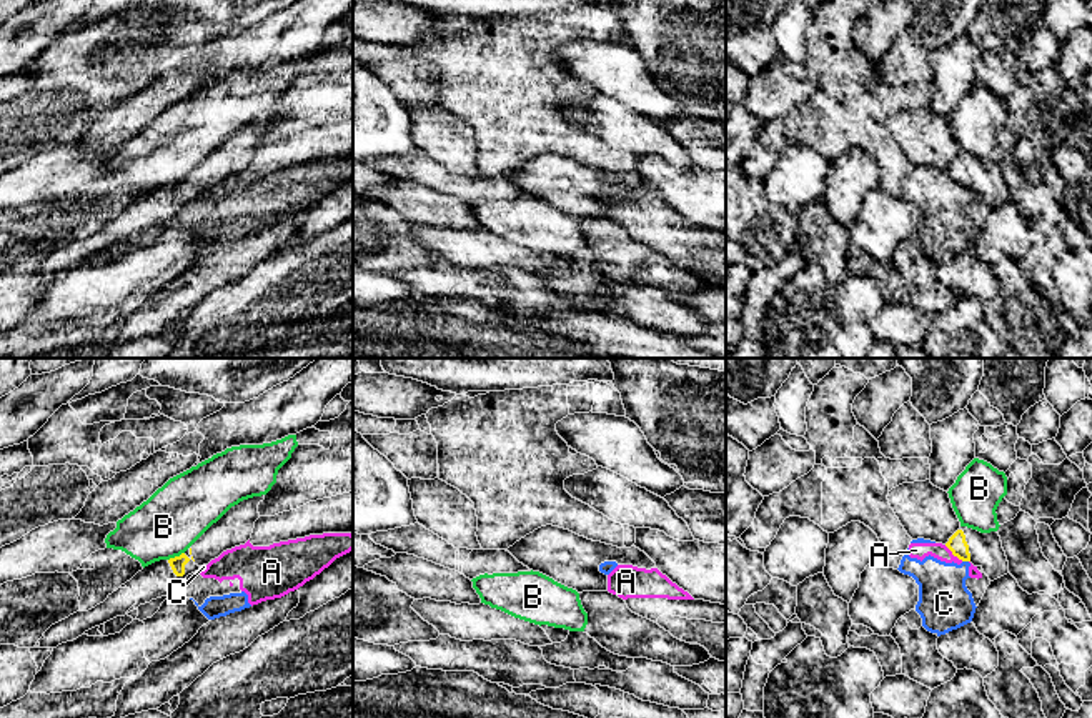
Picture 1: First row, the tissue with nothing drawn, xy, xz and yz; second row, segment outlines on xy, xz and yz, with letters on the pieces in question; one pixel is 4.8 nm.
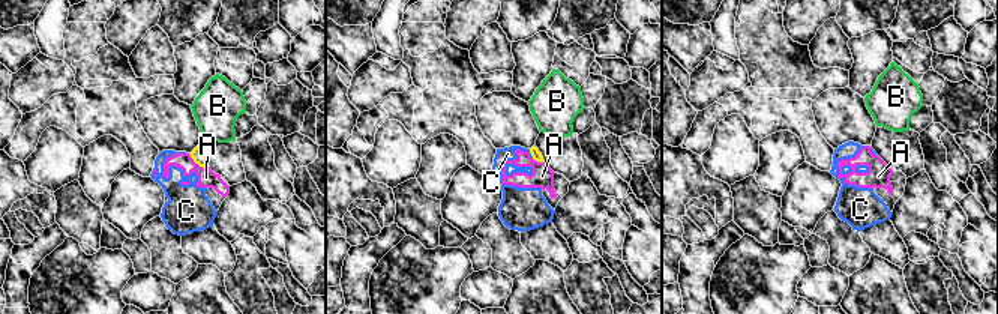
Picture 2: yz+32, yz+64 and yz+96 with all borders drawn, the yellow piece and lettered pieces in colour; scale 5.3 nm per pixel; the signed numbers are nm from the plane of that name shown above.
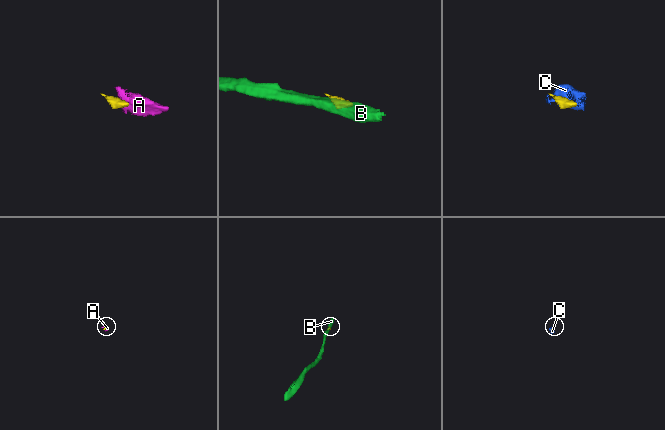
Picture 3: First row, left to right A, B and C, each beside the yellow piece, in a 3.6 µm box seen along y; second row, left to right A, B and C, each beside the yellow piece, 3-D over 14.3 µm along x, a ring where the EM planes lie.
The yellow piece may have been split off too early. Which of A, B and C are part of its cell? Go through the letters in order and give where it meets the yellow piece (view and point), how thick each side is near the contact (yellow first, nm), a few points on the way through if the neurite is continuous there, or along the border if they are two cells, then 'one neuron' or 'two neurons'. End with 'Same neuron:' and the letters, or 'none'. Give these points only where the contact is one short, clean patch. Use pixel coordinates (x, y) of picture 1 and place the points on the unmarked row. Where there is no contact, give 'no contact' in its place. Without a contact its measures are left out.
A: meets yellow in yz at (954, 182); 90 nm thick on the yellow side, 80 nm on the other; border along yz (944, 172), (962, 187); two neurons
B: meets yellow in xy at (175, 184); 70 nm thick on the yellow side, 300 nm on the other; border along xy (183, 179), (168, 187); two neurons
C: meets yellow in yz at (966, 187); 90 nm thick on the yellow side, 260 nm on the other; border along yz (962, 187), (967, 189); two neurons
Same neuron: none

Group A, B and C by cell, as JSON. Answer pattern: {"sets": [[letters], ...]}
{"sets": [["A", "C"], ["B"]]}

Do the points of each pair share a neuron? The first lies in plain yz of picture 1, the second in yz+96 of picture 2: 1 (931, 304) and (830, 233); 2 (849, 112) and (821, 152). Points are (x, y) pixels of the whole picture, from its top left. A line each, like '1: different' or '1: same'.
1: same
2: same

